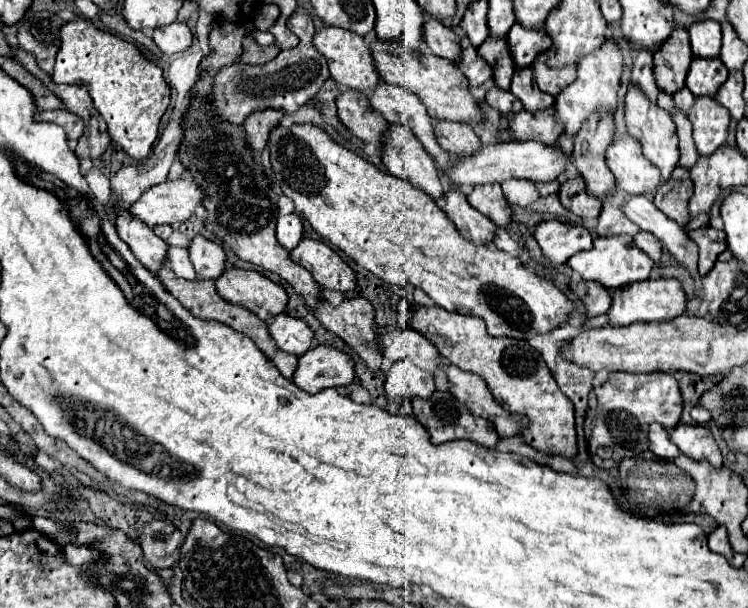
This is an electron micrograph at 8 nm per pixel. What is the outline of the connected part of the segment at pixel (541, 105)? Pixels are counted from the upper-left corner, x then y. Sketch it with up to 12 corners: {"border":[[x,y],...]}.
{"border":[[533,66],[513,76],[511,94],[527,112],[553,106],[555,98],[533,82]]}

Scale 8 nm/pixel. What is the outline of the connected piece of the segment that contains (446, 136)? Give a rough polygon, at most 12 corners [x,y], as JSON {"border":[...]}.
{"border":[[435,120],[435,138],[449,154],[481,148],[467,122]]}

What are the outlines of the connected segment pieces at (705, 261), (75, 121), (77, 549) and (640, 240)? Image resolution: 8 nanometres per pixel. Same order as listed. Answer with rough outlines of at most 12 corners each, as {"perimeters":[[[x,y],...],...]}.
{"perimeters":[[[713,226],[687,234],[699,248],[699,274],[713,268],[727,248],[725,232]],[[65,110],[37,112],[37,122],[59,124],[69,140],[83,134],[83,120]],[[61,546],[69,566],[99,558],[89,546]],[[639,232],[635,244],[655,262],[661,264],[661,242],[649,232]]]}

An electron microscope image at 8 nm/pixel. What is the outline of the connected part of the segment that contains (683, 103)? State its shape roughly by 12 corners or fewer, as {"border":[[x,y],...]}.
{"border":[[683,88],[675,94],[675,106],[685,116],[695,102],[695,96]]}

